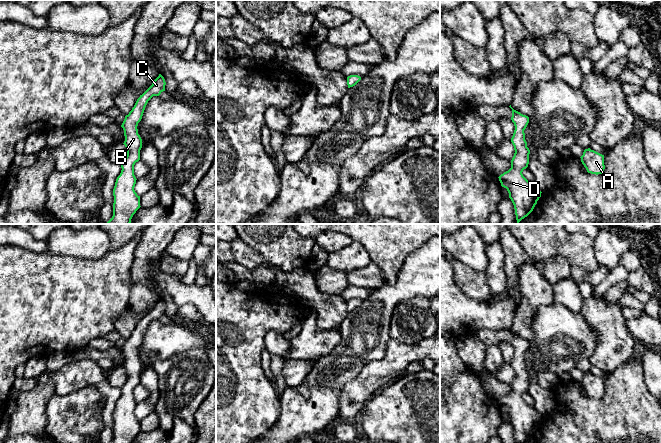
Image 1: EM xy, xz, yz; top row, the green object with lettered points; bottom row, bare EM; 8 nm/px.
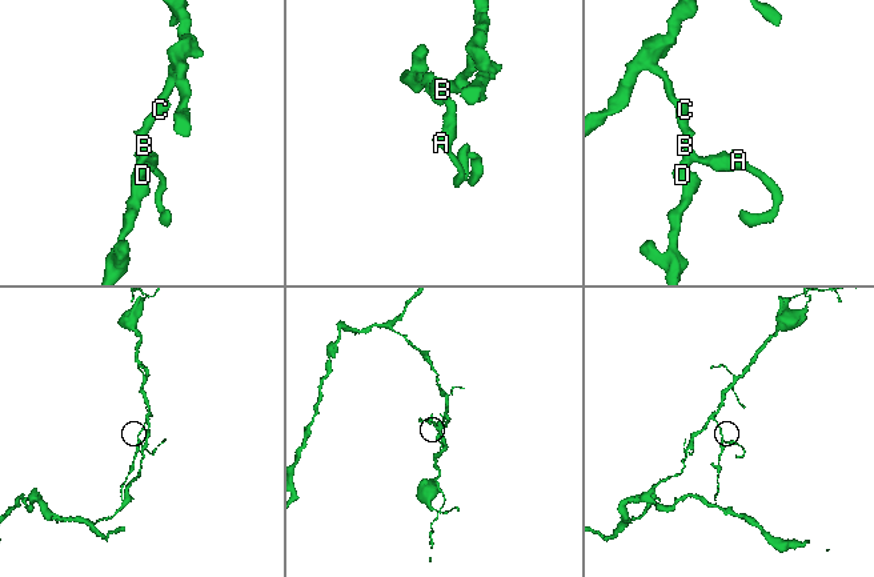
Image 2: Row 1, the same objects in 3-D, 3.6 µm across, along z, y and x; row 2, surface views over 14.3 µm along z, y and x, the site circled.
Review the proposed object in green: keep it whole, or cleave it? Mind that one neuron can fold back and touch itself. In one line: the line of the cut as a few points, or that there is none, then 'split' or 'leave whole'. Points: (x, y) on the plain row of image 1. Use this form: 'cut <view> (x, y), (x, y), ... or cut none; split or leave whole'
cut none; leave whole

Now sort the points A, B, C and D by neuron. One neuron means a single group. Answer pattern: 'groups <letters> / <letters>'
groups A B C D

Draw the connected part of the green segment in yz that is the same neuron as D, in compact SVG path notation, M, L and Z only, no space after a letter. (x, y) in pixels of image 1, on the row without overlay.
M511 329L509 331L512 333L511 344L515 350L511 362L515 377L511 384L511 392L498 402L501 410L506 412L509 417L516 443L524 443L533 435L542 416L522 398L529 388L530 374L527 371L524 357L529 347L529 341L514 334Z

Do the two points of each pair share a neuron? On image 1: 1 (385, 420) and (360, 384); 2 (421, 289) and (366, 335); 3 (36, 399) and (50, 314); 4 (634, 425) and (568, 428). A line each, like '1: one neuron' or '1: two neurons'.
1: two neurons
2: one neuron
3: two neurons
4: one neuron

